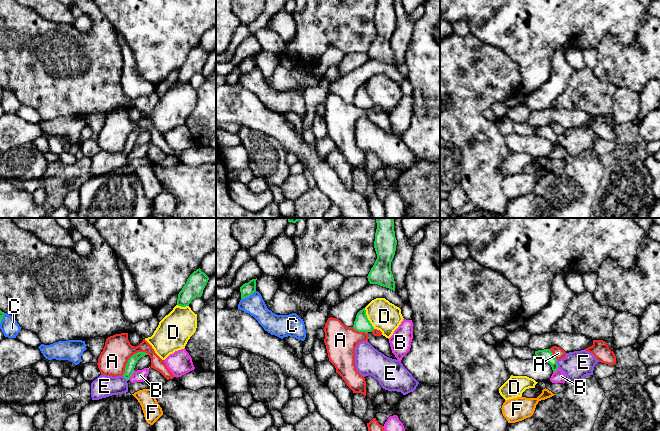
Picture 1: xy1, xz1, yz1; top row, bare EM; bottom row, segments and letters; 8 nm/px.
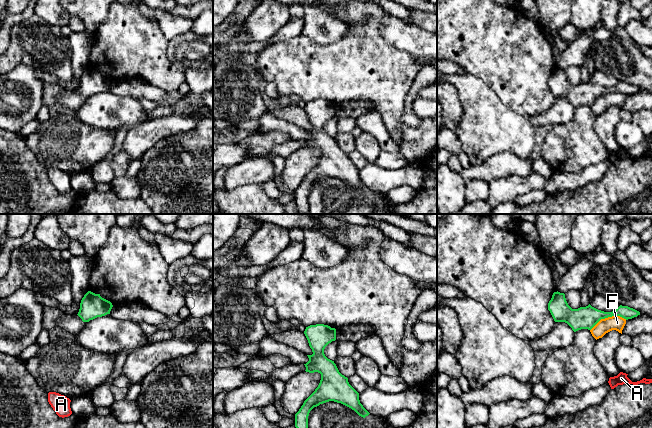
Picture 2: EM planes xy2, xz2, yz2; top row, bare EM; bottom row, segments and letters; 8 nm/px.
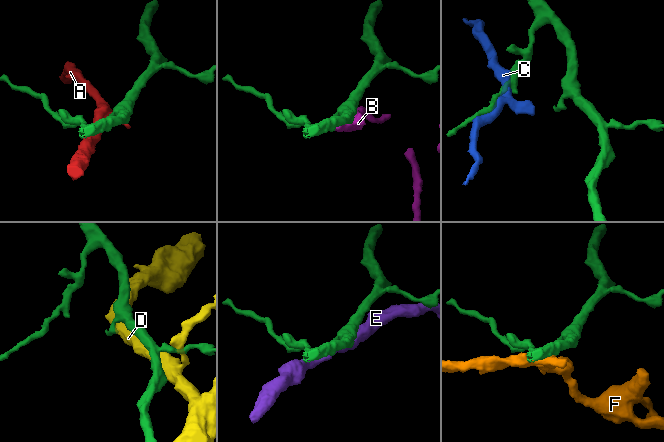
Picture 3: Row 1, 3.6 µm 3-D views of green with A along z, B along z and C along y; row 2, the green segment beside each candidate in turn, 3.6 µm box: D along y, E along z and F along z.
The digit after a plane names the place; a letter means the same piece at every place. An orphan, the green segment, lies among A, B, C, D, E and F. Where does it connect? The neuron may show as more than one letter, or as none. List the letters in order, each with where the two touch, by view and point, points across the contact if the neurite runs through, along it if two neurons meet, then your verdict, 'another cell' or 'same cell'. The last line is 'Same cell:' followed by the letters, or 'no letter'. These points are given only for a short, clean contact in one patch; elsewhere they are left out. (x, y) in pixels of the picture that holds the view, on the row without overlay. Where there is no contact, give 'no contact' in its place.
A: xy1 (130, 133) | along xy1 (148, 130), (134, 129), (122, 150) | another cell
B: xy1 (131, 151) | along xy1 (134, 146), (128, 155) | another cell
C: xz1 (248, 72) | another cell
D: xz1 (367, 94) | another cell
E: yz1 (557, 140) | along yz1 (556, 136), (558, 144) | another cell
F: yz2 (608, 92) | another cell
Same cell: no letter

